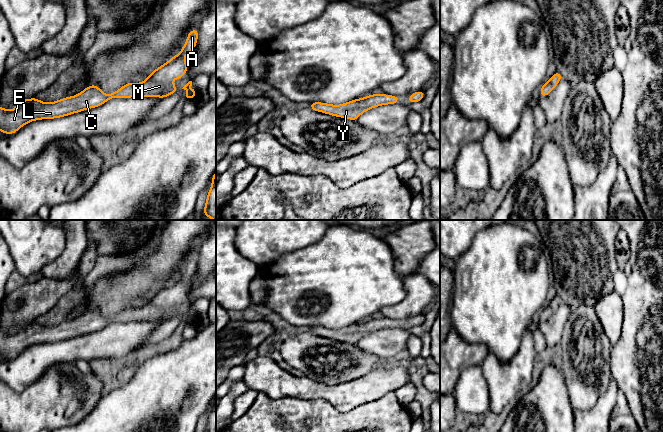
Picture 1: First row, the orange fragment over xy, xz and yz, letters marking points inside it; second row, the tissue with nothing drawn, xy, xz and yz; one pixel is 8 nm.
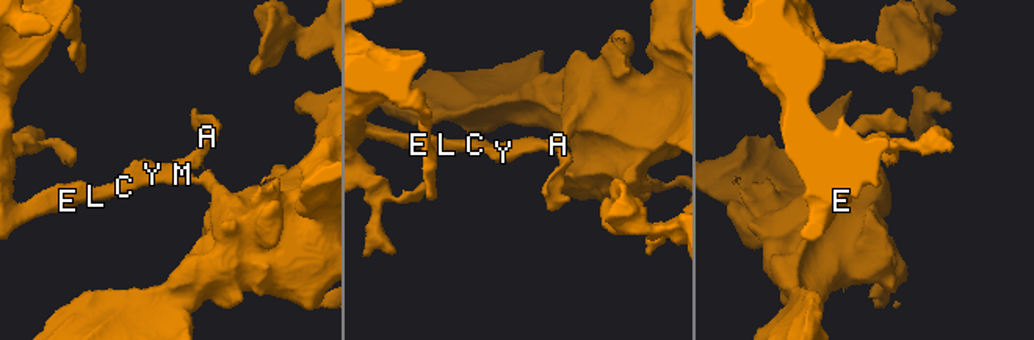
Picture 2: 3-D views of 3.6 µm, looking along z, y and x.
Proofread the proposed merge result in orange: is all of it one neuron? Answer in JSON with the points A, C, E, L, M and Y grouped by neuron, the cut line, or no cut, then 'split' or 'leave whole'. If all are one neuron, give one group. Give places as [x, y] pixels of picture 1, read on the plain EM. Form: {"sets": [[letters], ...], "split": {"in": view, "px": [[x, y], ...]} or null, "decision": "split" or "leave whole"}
{"sets": [["A", "C", "E", "L", "M", "Y"]], "split": null, "decision": "leave whole"}

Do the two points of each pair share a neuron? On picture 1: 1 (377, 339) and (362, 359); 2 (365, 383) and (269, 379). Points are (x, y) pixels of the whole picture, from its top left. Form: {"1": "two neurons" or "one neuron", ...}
{"1": "two neurons", "2": "one neuron"}

